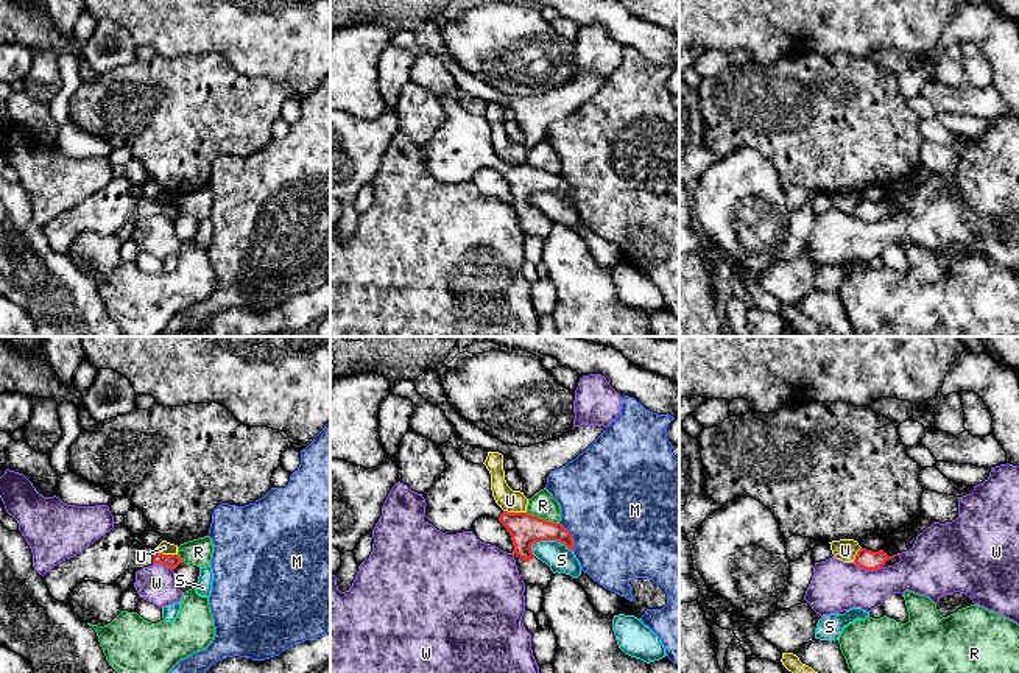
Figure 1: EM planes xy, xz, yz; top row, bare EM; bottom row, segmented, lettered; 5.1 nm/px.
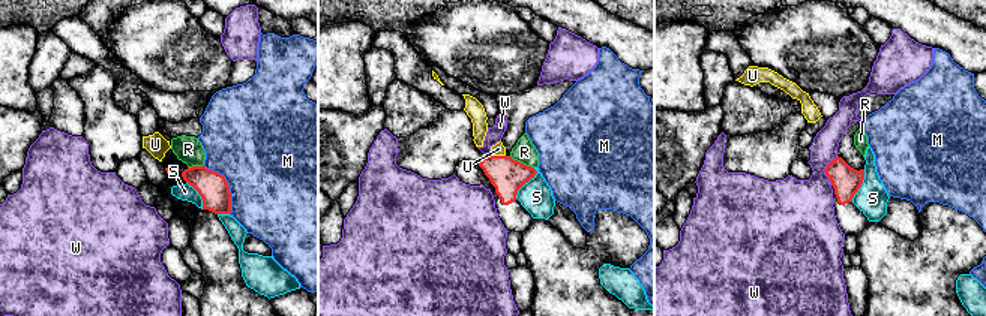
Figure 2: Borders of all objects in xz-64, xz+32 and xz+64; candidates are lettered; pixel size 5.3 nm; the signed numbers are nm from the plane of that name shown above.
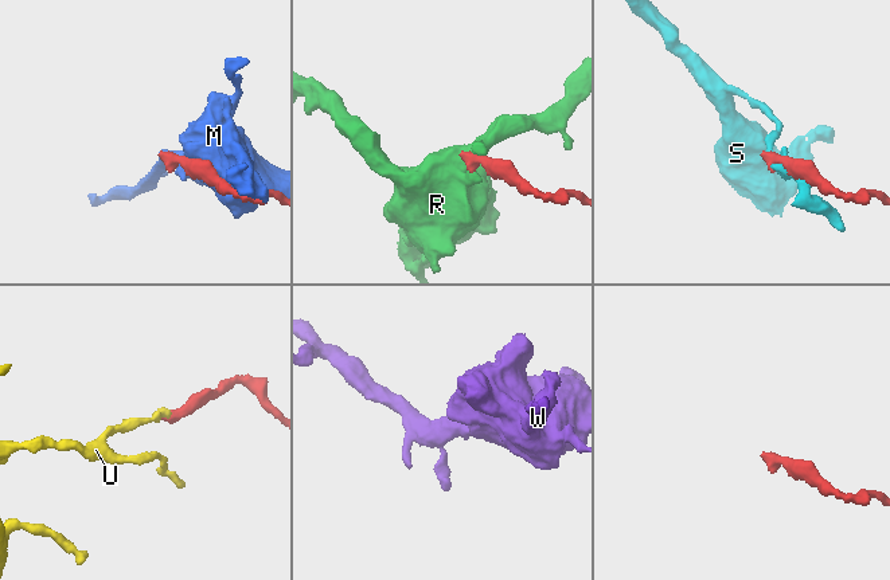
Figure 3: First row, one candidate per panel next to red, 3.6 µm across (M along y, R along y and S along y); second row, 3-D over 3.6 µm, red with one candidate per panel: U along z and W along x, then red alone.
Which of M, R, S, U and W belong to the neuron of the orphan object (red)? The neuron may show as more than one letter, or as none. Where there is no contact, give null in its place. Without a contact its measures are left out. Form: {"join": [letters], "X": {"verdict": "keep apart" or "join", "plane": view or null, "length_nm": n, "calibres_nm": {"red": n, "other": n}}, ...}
{"join": [], "M": {"verdict": "keep apart", "plane": "xz", "length_nm": 170, "calibres_nm": {"red": 160, "other": 500}}, "R": {"verdict": "keep apart", "plane": "xz", "length_nm": 180, "calibres_nm": {"red": 160, "other": 140}}, "S": {"verdict": "keep apart", "plane": "xz", "length_nm": 220, "calibres_nm": {"red": 160, "other": 140}}, "U": {"verdict": "keep apart", "plane": "xy", "length_nm": 120, "calibres_nm": {"red": 70, "other": 70}}, "W": {"verdict": "keep apart", "plane": "yz", "length_nm": 160, "calibres_nm": {"red": 110, "other": 260}}}

